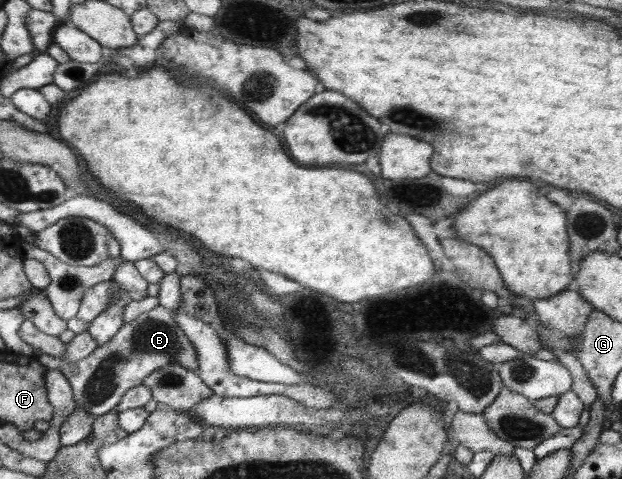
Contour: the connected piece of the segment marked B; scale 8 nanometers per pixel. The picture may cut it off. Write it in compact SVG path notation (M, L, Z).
M161 304L140 313L132 322L123 324L121 329L107 343L97 346L87 357L67 364L51 355L38 355L39 363L47 370L61 370L68 378L77 406L83 406L93 416L105 415L112 411L125 390L137 387L151 372L171 363L179 363L197 373L197 351L175 323L173 312Z

